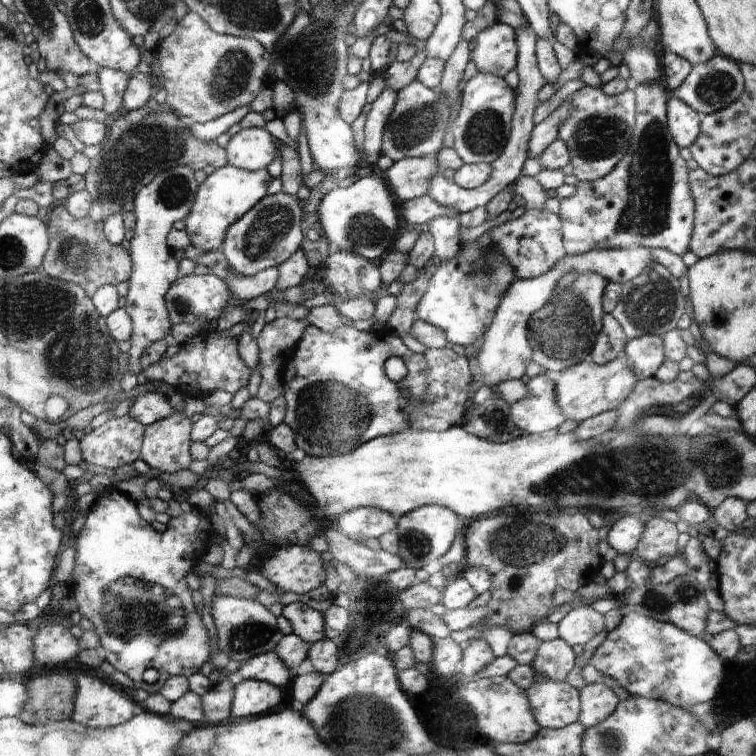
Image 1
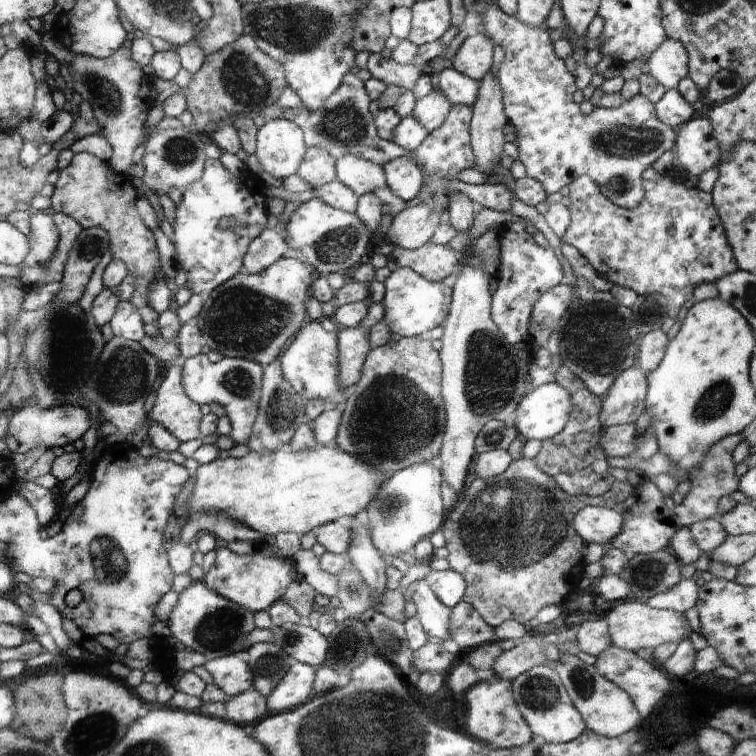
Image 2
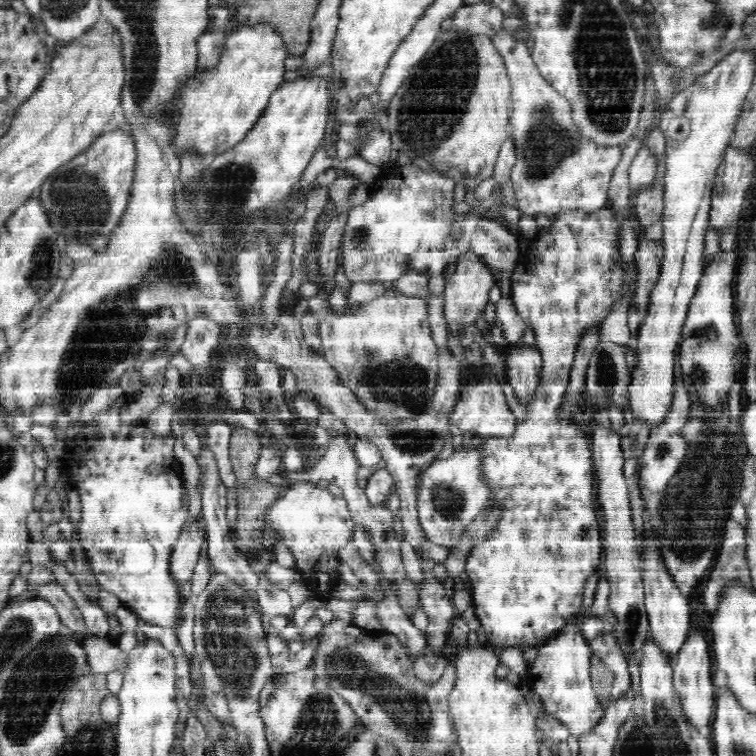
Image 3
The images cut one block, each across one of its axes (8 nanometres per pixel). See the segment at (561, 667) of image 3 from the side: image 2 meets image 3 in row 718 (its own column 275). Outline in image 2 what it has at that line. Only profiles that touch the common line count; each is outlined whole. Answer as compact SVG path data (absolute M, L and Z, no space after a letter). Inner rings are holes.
M227 546L217 547L216 551L215 562L206 572L203 583L211 591L253 613L270 609L276 601L283 598L292 580L298 578L290 561L282 560L280 554L277 557L265 556L259 546L256 552L246 556L234 554Z

